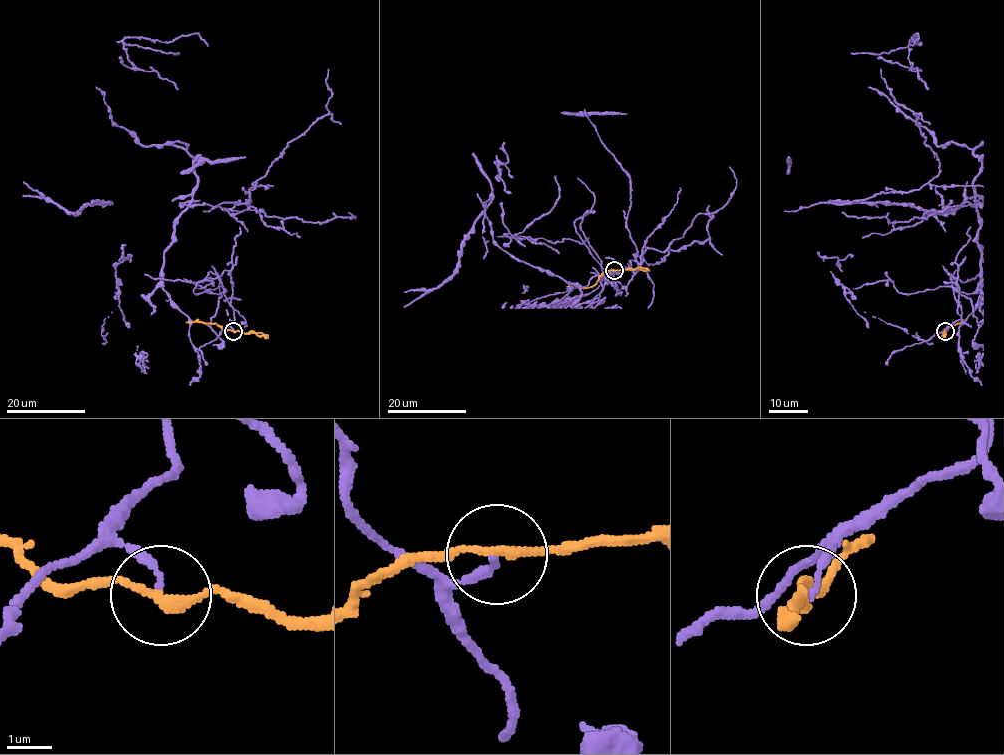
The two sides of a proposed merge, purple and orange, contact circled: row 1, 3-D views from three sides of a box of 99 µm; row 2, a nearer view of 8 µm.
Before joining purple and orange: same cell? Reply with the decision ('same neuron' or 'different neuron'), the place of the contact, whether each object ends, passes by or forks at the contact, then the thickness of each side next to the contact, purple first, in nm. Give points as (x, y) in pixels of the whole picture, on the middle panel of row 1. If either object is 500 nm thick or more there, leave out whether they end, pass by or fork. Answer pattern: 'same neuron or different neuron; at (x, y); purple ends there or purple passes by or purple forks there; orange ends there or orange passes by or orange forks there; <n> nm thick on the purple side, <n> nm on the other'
different neuron; at (614, 270); purple ends there; orange passes by; 150 nm thick on the purple side, 190 nm on the other

